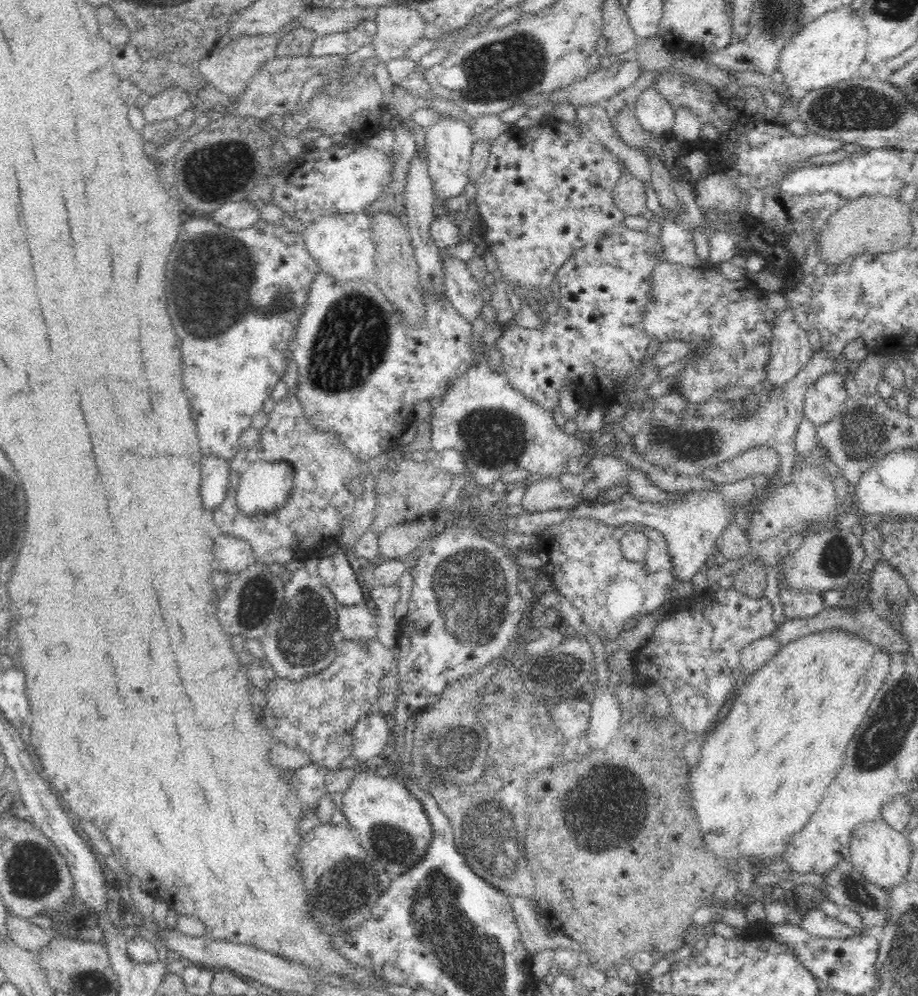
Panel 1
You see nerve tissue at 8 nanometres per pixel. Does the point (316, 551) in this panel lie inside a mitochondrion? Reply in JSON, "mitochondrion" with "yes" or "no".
{"mitochondrion":"no"}

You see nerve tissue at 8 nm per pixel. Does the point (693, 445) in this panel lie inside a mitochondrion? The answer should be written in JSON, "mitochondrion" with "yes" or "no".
{"mitochondrion":"yes"}

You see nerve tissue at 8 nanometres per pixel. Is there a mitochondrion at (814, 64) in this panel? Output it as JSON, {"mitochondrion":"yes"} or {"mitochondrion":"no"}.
{"mitochondrion":"no"}

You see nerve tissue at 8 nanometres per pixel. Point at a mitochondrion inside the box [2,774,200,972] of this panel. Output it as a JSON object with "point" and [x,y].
{"point":[32,875]}

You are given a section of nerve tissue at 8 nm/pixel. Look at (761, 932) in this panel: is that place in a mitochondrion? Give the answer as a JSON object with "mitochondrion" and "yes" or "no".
{"mitochondrion":"no"}

